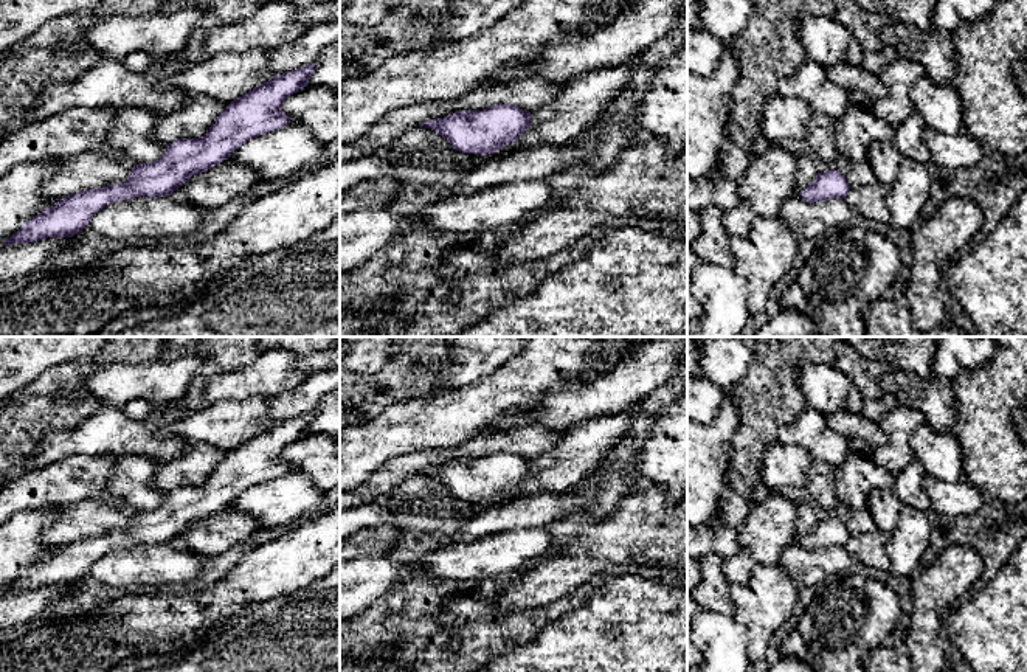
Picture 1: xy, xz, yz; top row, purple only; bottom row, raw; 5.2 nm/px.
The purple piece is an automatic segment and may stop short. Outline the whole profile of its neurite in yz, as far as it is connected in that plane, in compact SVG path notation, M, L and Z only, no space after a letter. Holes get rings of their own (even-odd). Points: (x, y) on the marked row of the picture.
M833 169L819 172L816 180L807 186L799 196L810 203L825 202L832 199L845 199L850 191L850 185L845 177Z

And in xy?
M315 62L273 76L231 101L203 137L169 143L158 160L135 165L126 183L84 189L59 199L54 206L47 206L25 222L3 245L73 237L109 203L140 196L172 196L192 175L228 160L244 143L289 126L292 121L282 112L282 104L290 95L307 87L313 73Z

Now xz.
M512 104L462 110L420 127L436 130L462 154L487 155L517 141L532 124L532 113Z

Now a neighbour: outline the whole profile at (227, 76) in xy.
M267 50L220 53L186 67L174 76L161 79L160 85L163 88L178 88L188 95L203 95L230 104L278 74L268 67L268 59Z

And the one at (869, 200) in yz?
M861 185L850 188L845 200L856 208L864 219L887 223L889 210L886 206L886 192L881 186Z

